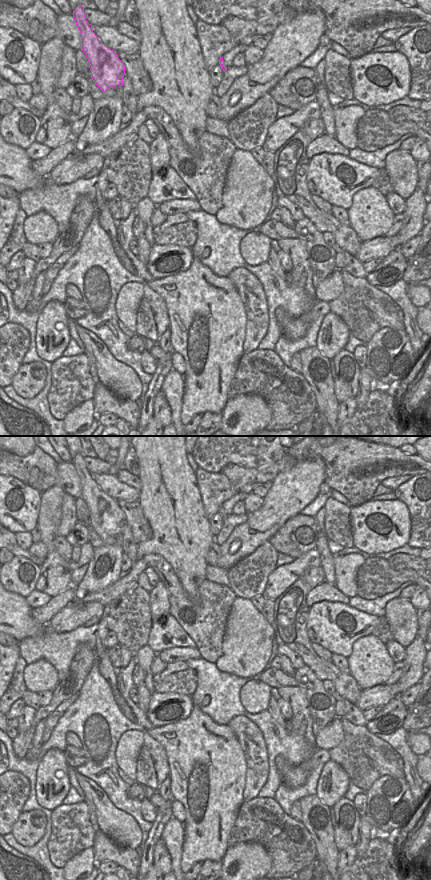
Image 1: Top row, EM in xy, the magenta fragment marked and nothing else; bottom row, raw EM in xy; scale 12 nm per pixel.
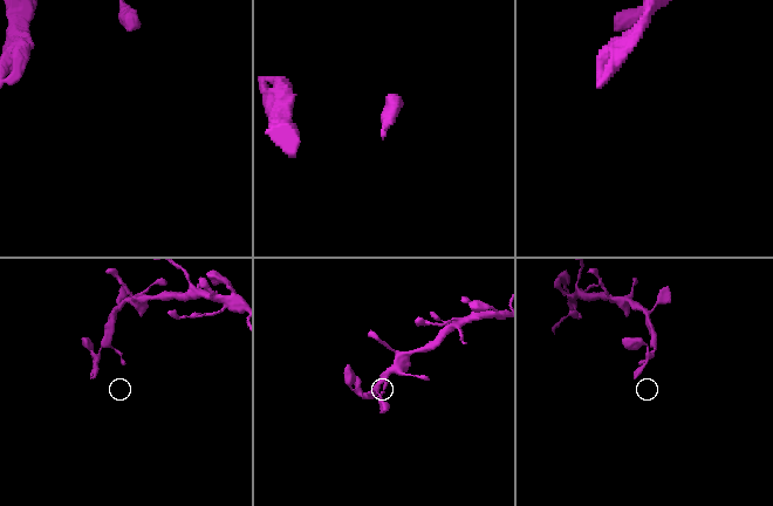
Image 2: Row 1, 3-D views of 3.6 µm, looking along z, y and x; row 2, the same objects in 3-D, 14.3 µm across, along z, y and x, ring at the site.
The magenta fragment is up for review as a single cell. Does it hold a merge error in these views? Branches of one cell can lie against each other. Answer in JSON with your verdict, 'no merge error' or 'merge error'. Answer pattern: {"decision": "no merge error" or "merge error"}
{"decision": "no merge error"}

